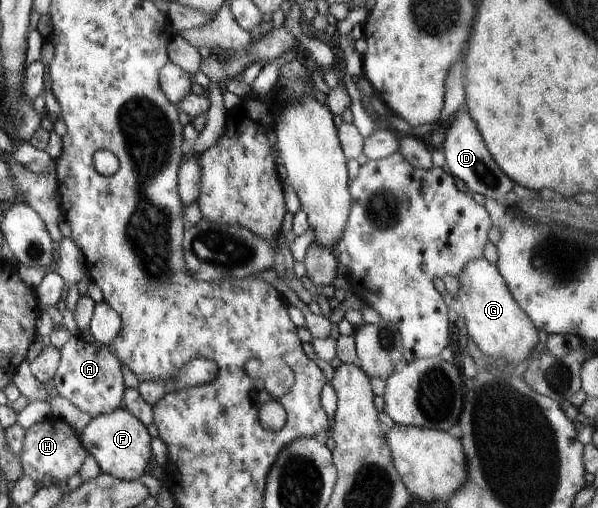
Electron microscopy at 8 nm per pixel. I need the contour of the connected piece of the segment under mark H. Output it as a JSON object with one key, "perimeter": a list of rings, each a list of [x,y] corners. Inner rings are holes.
{"perimeter":[[[43,420],[25,430],[23,448],[20,455],[22,476],[35,480],[38,484],[45,475],[49,475],[54,483],[65,486],[69,477],[80,473],[83,462],[86,460],[87,451],[80,442],[78,433],[63,420]]]}

